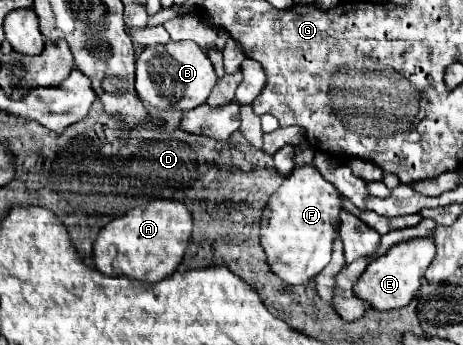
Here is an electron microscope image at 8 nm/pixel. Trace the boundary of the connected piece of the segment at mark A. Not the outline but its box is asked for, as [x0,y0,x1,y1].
[94,197,194,283]

